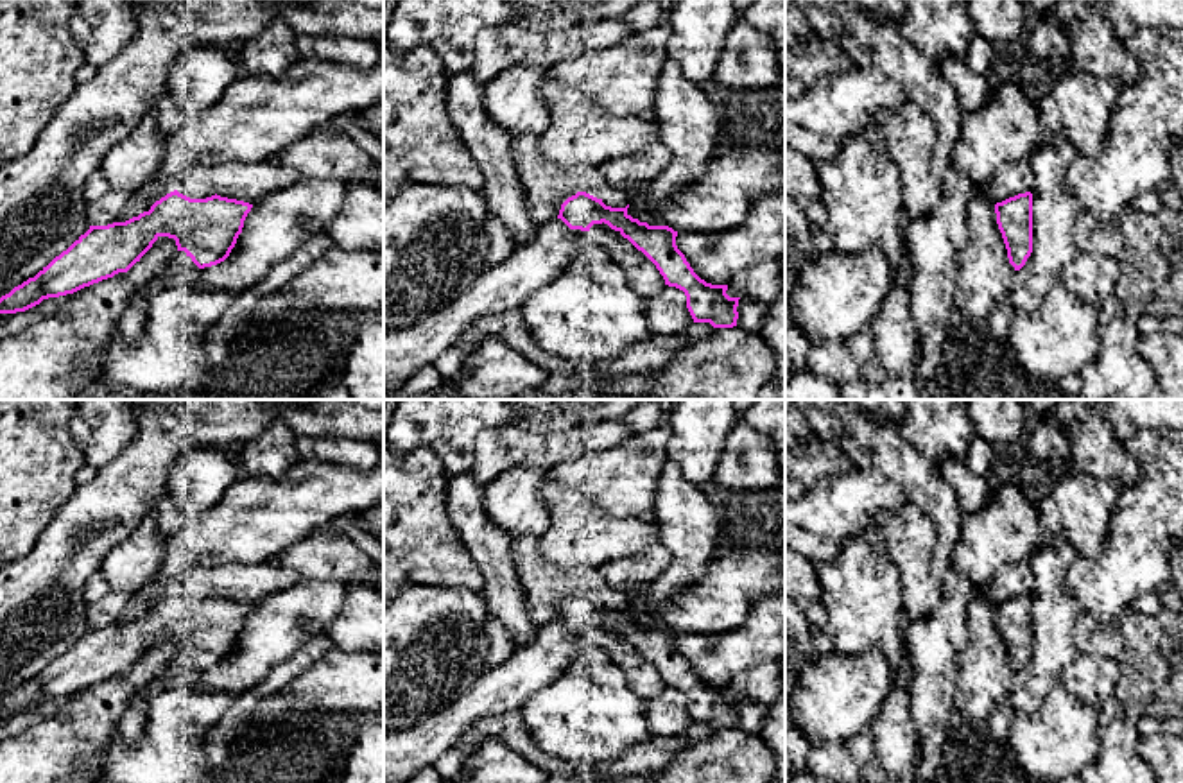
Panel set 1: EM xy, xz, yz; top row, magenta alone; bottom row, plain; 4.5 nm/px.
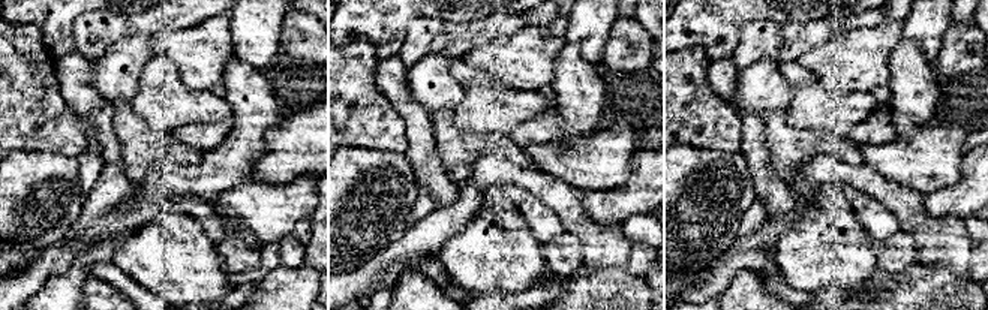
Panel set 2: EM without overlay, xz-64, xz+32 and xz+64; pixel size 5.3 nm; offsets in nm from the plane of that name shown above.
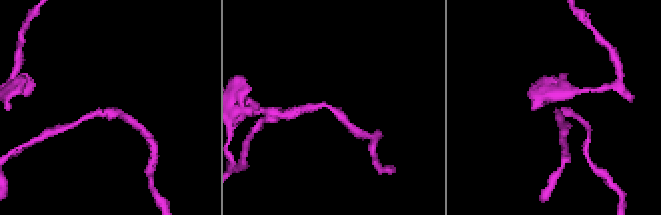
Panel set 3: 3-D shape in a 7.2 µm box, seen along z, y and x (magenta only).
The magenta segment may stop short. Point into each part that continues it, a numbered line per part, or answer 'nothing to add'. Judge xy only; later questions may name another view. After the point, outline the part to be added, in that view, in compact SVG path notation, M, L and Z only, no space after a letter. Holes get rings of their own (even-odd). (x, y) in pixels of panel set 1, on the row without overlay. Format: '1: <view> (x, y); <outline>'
nothing to add

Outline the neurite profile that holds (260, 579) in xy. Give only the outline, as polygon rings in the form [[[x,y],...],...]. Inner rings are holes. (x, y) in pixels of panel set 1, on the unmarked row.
[[[278,557],[255,564],[229,564],[224,568],[195,568],[181,575],[176,586],[151,597],[151,606],[177,591],[190,600],[220,597],[228,600],[258,604],[272,593],[283,591],[301,581],[301,575],[283,566]]]

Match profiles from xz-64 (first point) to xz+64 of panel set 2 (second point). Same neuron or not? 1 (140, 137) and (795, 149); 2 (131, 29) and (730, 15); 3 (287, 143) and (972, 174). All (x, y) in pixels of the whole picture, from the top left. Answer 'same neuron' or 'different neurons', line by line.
1: same neuron
2: different neurons
3: different neurons

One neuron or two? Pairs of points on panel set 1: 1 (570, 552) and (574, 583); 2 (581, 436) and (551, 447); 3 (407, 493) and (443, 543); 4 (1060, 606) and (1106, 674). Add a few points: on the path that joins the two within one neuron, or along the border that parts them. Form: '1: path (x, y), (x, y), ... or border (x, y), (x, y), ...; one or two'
1: border (536, 542), (545, 558), (587, 570); two
2: path (574, 441), (558, 447); one
3: path (407, 506), (431, 531); one
4: border (1079, 654), (1065, 667), (1058, 681); two

